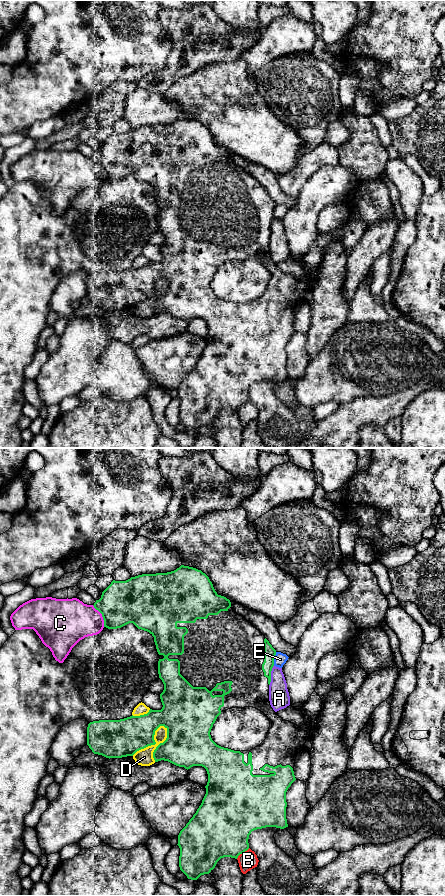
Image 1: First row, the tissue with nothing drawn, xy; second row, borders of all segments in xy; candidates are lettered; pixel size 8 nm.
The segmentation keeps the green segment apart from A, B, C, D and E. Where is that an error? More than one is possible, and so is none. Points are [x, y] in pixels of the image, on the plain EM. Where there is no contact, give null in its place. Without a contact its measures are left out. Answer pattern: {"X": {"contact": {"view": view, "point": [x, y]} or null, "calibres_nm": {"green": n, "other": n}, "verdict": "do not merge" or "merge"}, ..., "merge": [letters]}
{"A": {"contact": {"view": "xy", "point": [270, 227]}, "calibres_nm": {"green": 100, "other": 170}, "verdict": "do not merge"}, "B": {"contact": {"view": "xy", "point": [242, 404]}, "calibres_nm": {"green": 460, "other": 150}, "verdict": "do not merge"}, "C": {"contact": {"view": "xy", "point": [102, 168]}, "calibres_nm": {"green": 360, "other": 340}, "verdict": "do not merge"}, "D": {"contact": {"view": "xy", "point": [155, 295]}, "calibres_nm": {"green": 340, "other": 140}, "verdict": "do not merge"}, "E": {"contact": {"view": "xy", "point": [273, 211]}, "calibres_nm": {"green": 100, "other": 100}, "verdict": "do not merge"}, "merge": []}

